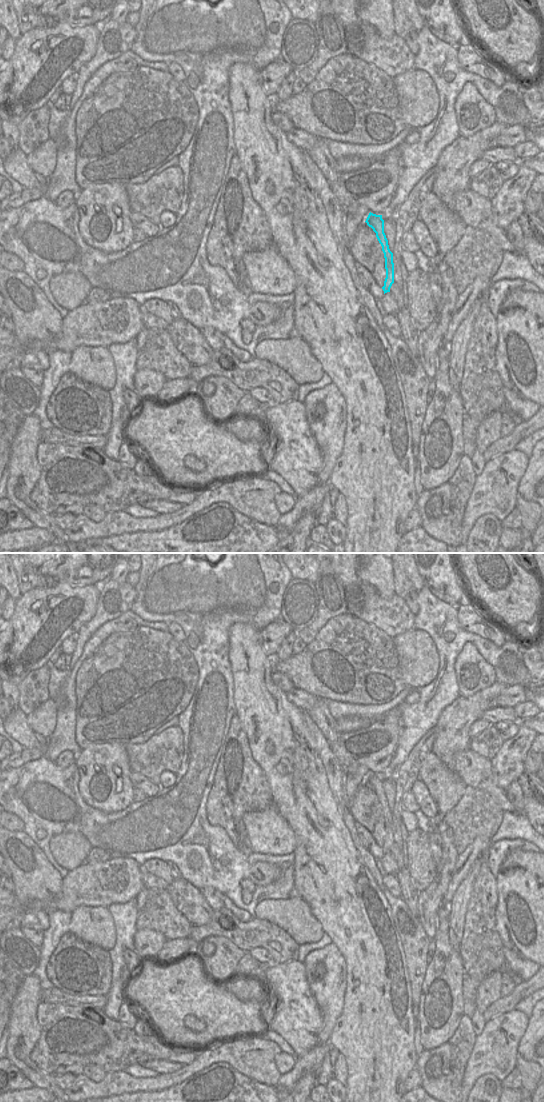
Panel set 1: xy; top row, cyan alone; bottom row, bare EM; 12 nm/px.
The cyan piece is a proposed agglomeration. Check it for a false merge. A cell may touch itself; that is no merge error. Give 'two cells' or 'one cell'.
two cells

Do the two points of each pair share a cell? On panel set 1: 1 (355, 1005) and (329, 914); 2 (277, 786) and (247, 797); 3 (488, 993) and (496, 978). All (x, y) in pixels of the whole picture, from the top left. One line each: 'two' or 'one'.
1: one
2: two
3: one

